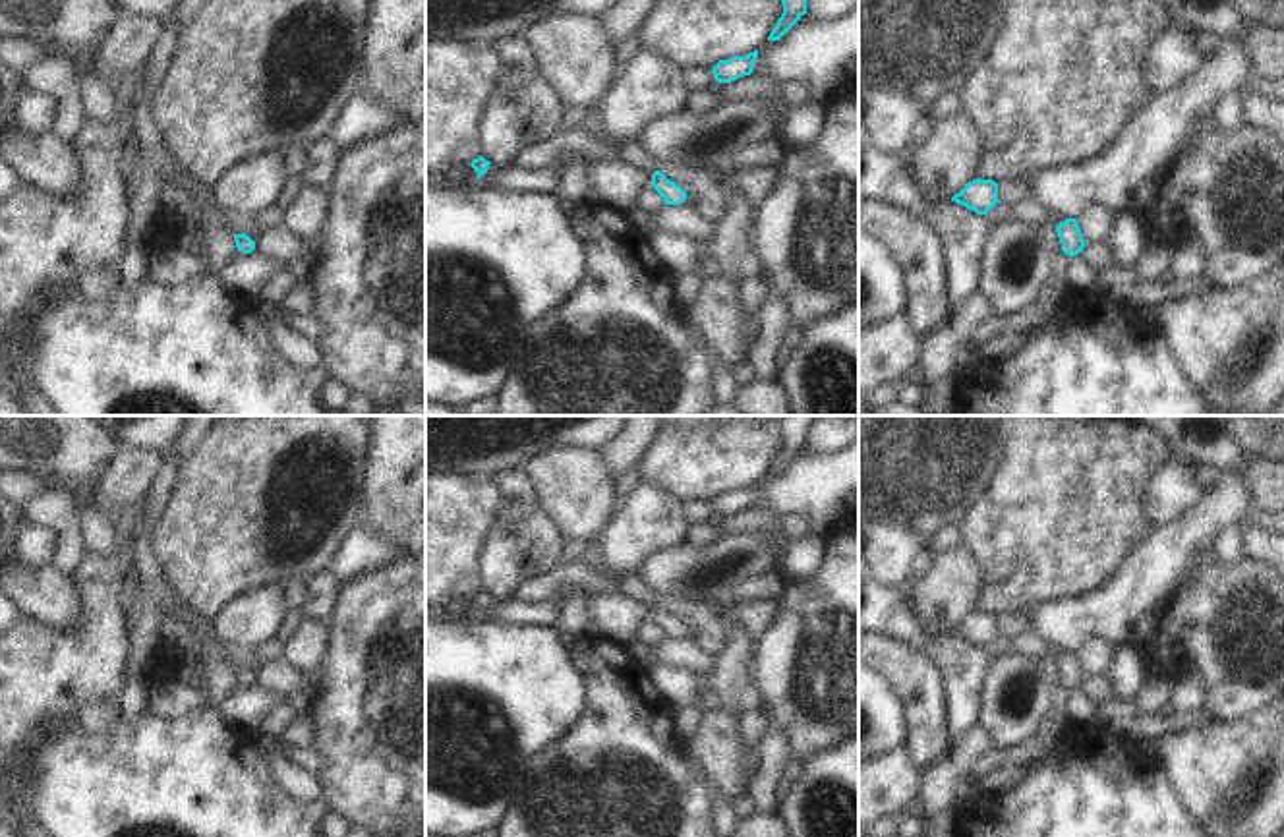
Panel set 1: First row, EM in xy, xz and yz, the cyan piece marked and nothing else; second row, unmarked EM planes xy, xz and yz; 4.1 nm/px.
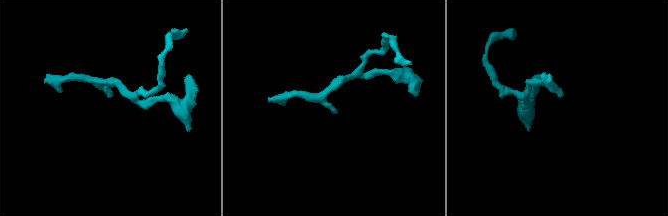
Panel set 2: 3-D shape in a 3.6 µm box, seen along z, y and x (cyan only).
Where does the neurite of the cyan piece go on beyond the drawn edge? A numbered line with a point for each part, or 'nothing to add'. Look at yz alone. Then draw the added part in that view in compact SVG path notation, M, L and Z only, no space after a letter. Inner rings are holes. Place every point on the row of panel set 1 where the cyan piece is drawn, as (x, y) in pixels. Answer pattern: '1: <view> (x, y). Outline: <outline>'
nothing to add

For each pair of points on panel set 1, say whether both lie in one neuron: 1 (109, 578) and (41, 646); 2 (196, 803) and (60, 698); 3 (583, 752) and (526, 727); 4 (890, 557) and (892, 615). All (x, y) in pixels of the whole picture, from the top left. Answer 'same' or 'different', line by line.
1: same
2: different
3: different
4: different

